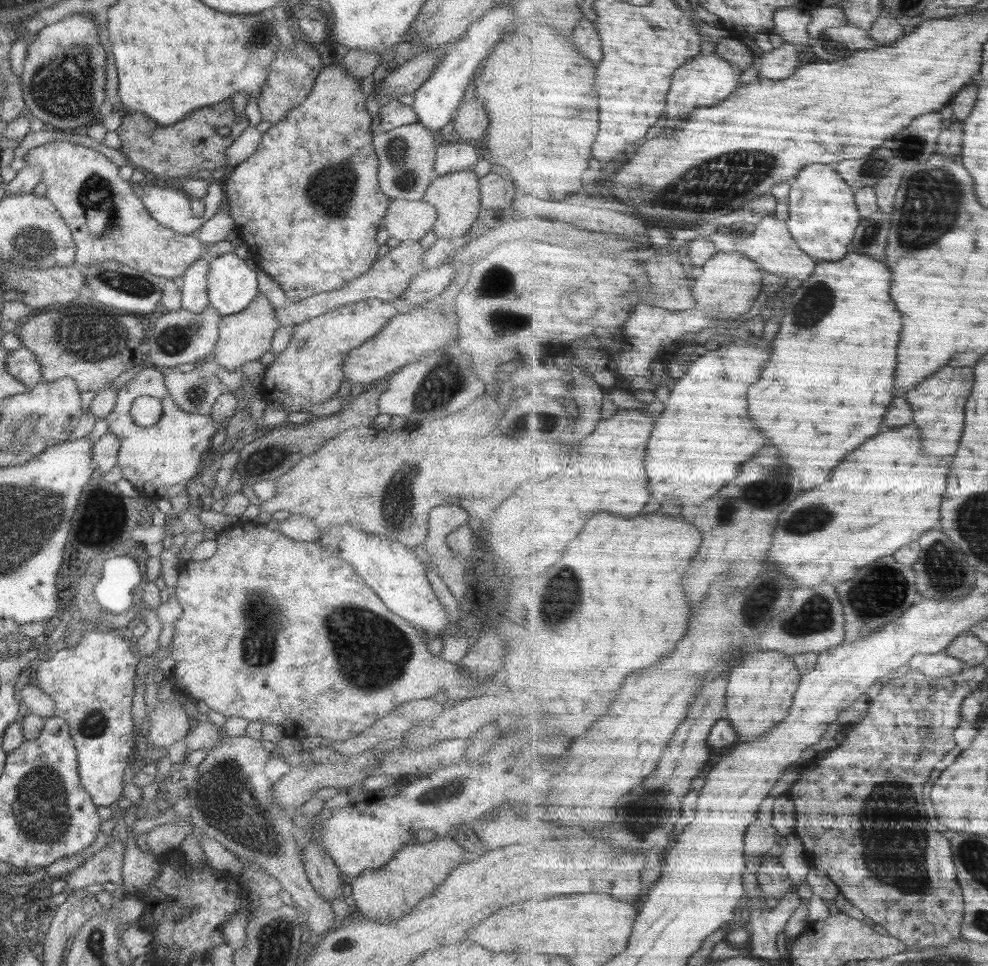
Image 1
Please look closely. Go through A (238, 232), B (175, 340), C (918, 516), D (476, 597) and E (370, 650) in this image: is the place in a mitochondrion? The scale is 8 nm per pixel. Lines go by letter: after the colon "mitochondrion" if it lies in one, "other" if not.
A: other
B: mitochondrion
C: other
D: other
E: mitochondrion

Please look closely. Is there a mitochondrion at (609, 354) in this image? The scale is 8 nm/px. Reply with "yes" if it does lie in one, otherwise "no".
no

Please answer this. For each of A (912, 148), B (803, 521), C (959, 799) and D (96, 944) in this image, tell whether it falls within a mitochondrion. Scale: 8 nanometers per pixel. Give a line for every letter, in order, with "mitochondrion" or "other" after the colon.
A: mitochondrion
B: mitochondrion
C: other
D: mitochondrion

